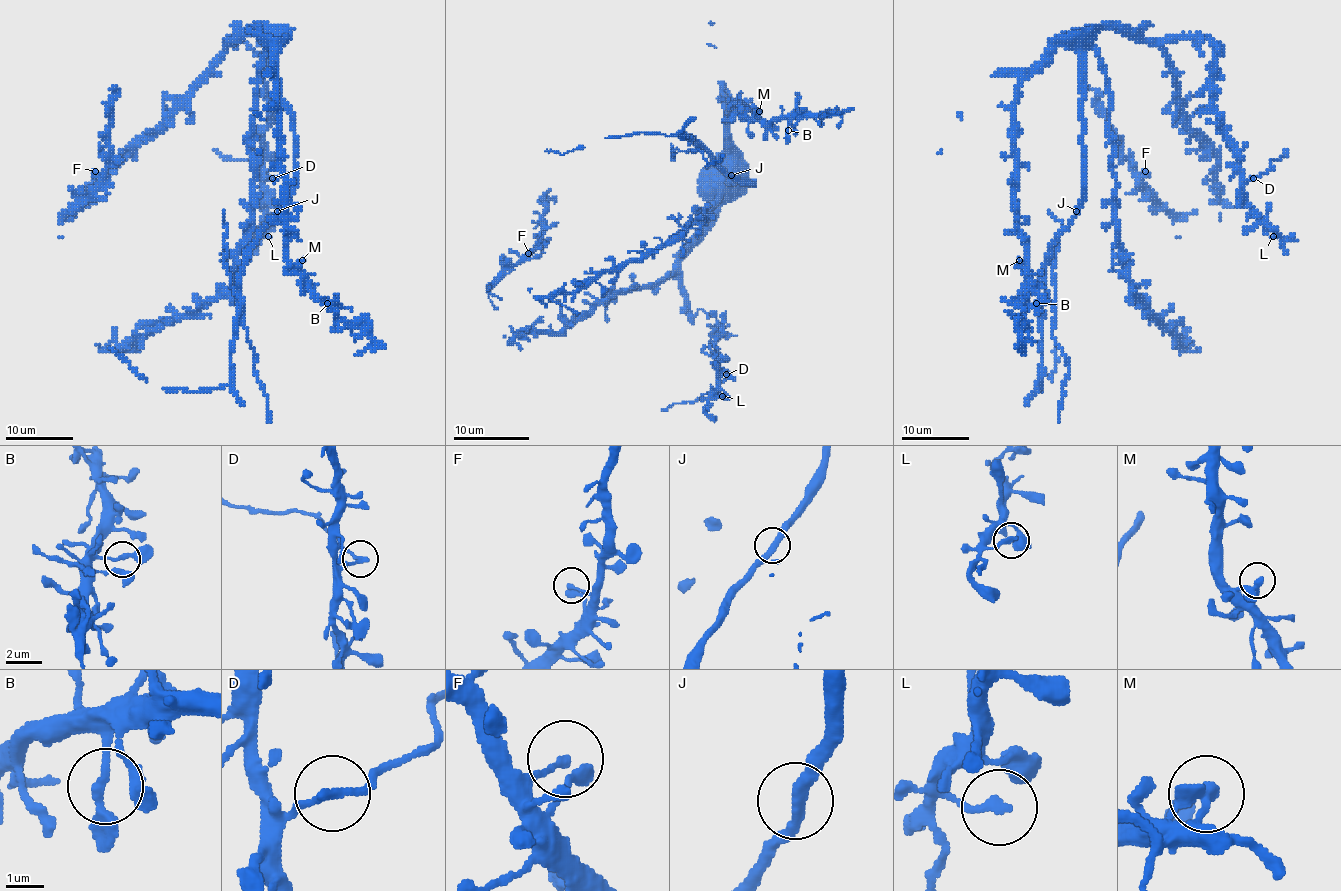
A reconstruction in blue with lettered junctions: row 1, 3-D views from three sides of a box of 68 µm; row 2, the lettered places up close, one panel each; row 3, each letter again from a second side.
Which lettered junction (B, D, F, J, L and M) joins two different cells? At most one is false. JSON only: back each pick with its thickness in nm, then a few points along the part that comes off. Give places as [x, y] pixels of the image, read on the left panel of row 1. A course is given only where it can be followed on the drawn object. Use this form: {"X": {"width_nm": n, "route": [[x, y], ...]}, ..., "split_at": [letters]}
{"D": {"width_nm": 200, "route": [[272, 177], [251, 161], [224, 159], [214, 149]]}, "split_at": ["D"]}

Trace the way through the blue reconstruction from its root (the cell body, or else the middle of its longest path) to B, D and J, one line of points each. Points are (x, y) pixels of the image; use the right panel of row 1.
B: (1085, 41), (1049, 53), (1023, 80), (1014, 108), (1016, 229), (1023, 238), (1029, 280), (1026, 300), (1036, 303)
D: (1085, 41), (1103, 26), (1201, 40), (1196, 46), (1216, 61), (1212, 112), (1238, 174), (1253, 177)
J: (1085, 41), (1083, 203), (1076, 211)

